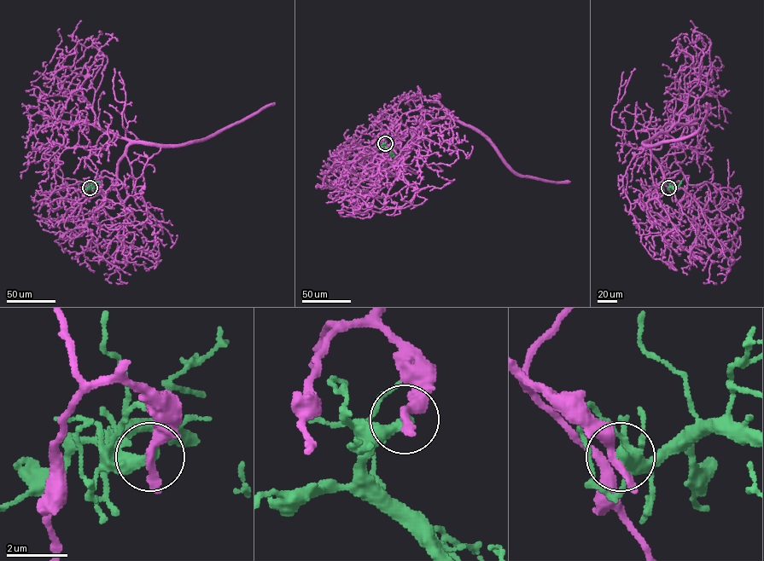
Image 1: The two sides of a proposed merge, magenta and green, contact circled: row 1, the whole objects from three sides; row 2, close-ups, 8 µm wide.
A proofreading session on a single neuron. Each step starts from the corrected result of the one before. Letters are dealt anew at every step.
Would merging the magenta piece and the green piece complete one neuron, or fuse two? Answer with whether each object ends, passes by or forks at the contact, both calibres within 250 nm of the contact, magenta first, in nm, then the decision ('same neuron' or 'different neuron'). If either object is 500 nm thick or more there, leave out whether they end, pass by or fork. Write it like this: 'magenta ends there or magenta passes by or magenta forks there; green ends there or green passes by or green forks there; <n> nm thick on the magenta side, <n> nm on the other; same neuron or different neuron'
magenta passes by; green ends there; 280 nm thick on the magenta side, 440 nm on the other; different neuron

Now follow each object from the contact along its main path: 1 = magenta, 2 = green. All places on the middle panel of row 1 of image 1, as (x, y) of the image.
1: (385, 143), (386, 132), (404, 149), (425, 123), (396, 146), (375, 182), (351, 169), (352, 180), (355, 165)
2: (385, 143), (391, 156)

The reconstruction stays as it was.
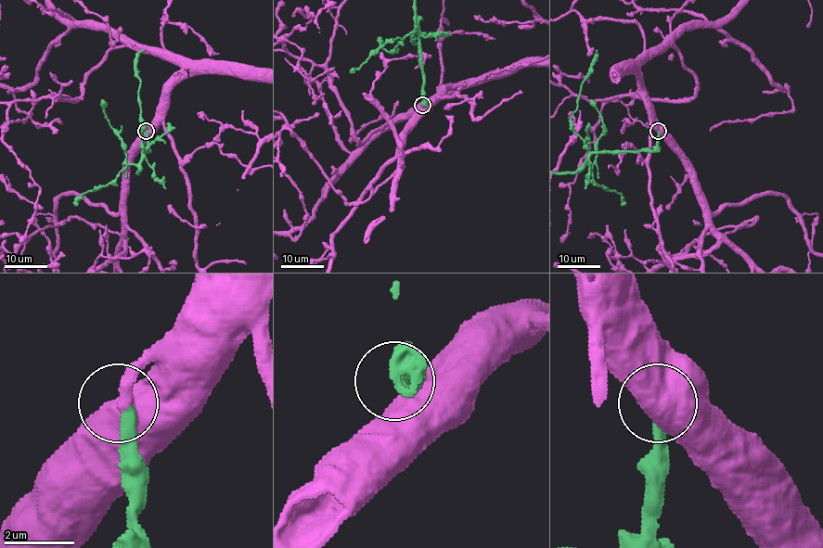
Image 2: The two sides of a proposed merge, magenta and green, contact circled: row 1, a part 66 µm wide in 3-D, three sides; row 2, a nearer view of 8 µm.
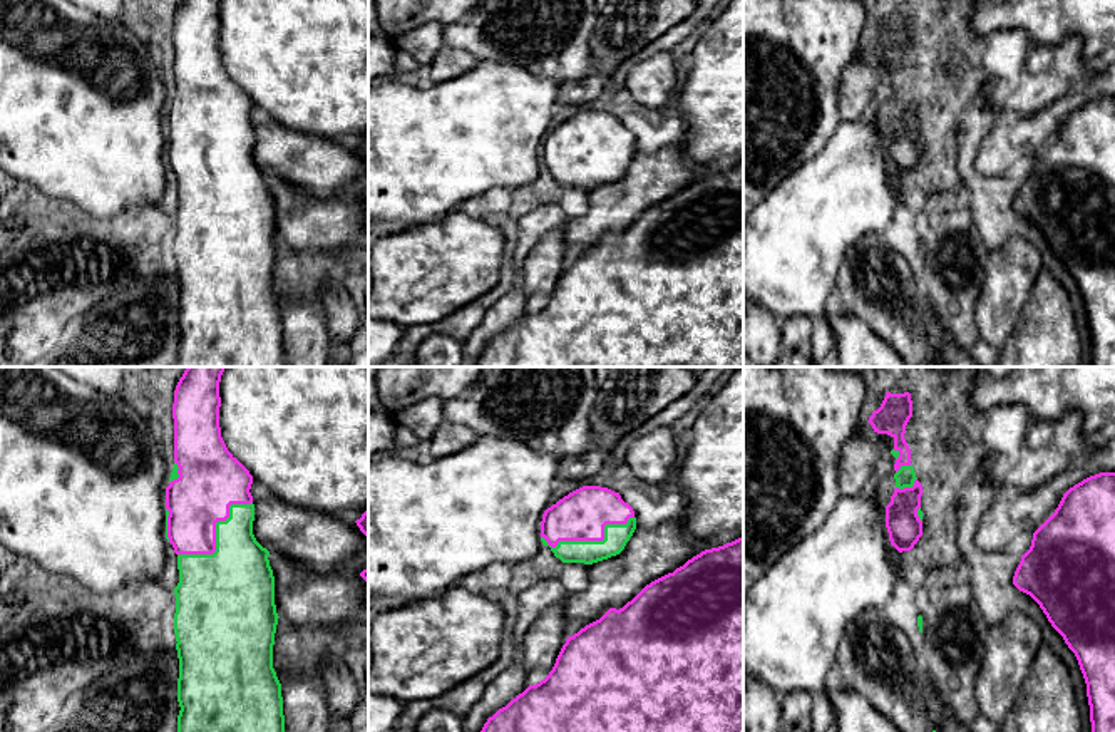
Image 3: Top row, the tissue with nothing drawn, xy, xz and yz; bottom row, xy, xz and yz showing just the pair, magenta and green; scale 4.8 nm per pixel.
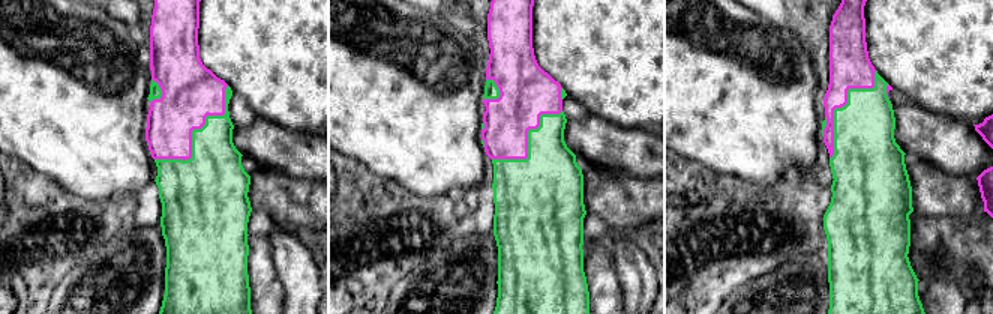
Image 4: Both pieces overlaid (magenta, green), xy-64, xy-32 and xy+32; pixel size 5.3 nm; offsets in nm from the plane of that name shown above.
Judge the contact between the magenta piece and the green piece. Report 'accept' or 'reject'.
accept

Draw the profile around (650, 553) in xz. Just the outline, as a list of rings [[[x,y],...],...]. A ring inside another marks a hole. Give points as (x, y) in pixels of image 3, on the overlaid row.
[[[680,516],[655,529],[636,528],[619,554],[589,564],[589,585],[583,591],[564,596],[566,635],[573,637],[609,608],[623,608],[646,585],[701,551],[705,544],[685,533]]]

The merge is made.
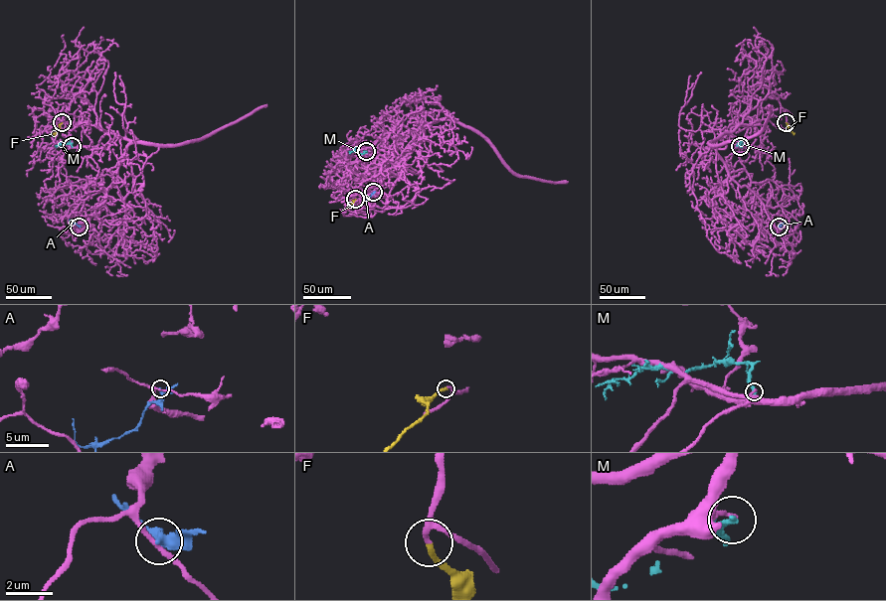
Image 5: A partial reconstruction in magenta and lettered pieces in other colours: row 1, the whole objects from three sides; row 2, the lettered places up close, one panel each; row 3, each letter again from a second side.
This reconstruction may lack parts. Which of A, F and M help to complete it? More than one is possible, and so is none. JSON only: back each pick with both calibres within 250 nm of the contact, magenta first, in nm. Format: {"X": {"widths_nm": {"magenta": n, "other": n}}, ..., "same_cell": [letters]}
{"F": {"widths_nm": {"magenta": 160, "other": 240}}, "same_cell": ["F"]}

